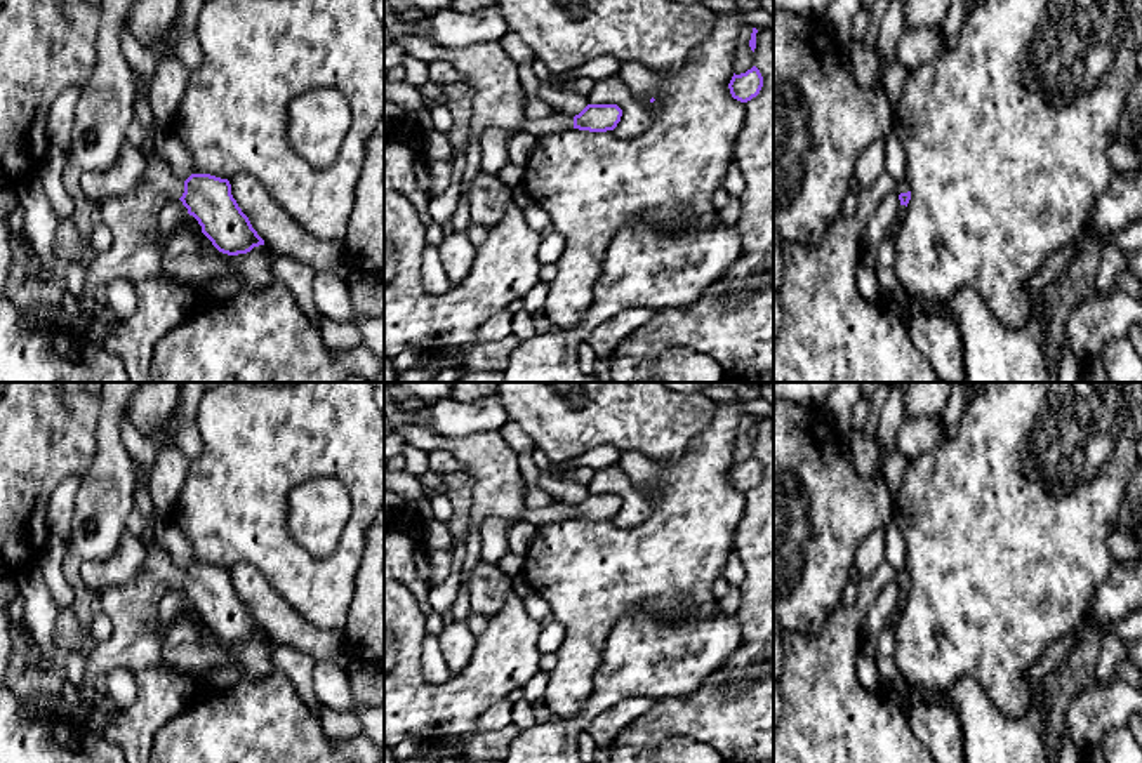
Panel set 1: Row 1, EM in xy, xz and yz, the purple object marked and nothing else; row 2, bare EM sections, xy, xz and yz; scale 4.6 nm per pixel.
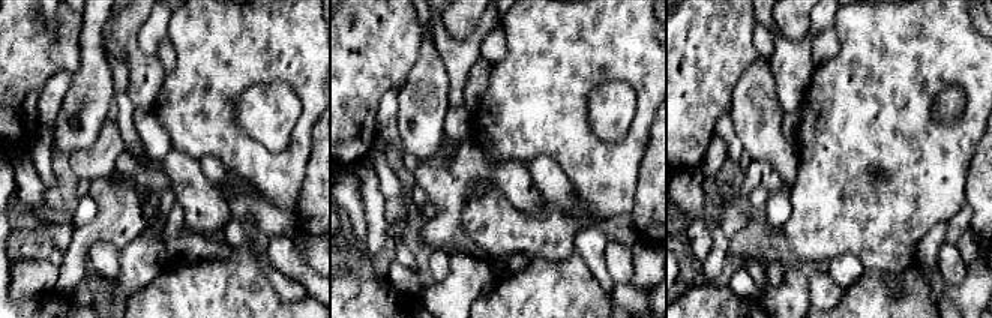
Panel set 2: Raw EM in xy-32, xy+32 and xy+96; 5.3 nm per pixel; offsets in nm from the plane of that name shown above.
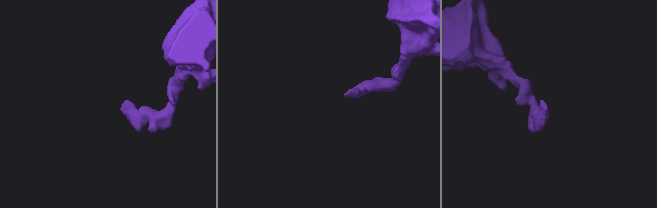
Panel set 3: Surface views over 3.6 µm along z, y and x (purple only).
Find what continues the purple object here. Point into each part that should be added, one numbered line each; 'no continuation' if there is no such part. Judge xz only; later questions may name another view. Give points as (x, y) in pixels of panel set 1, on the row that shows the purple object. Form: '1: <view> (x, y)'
1: xz (494, 141)

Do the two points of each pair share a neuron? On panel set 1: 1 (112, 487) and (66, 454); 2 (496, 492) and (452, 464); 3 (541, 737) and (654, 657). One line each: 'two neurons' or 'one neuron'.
1: two neurons
2: two neurons
3: one neuron

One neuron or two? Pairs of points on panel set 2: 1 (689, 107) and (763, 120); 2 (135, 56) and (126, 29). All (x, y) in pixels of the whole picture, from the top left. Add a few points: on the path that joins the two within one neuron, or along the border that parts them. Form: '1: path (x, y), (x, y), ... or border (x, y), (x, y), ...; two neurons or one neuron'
1: border (740, 77), (731, 95), (730, 111); two neurons
2: path (132, 50), (126, 35); one neuron

